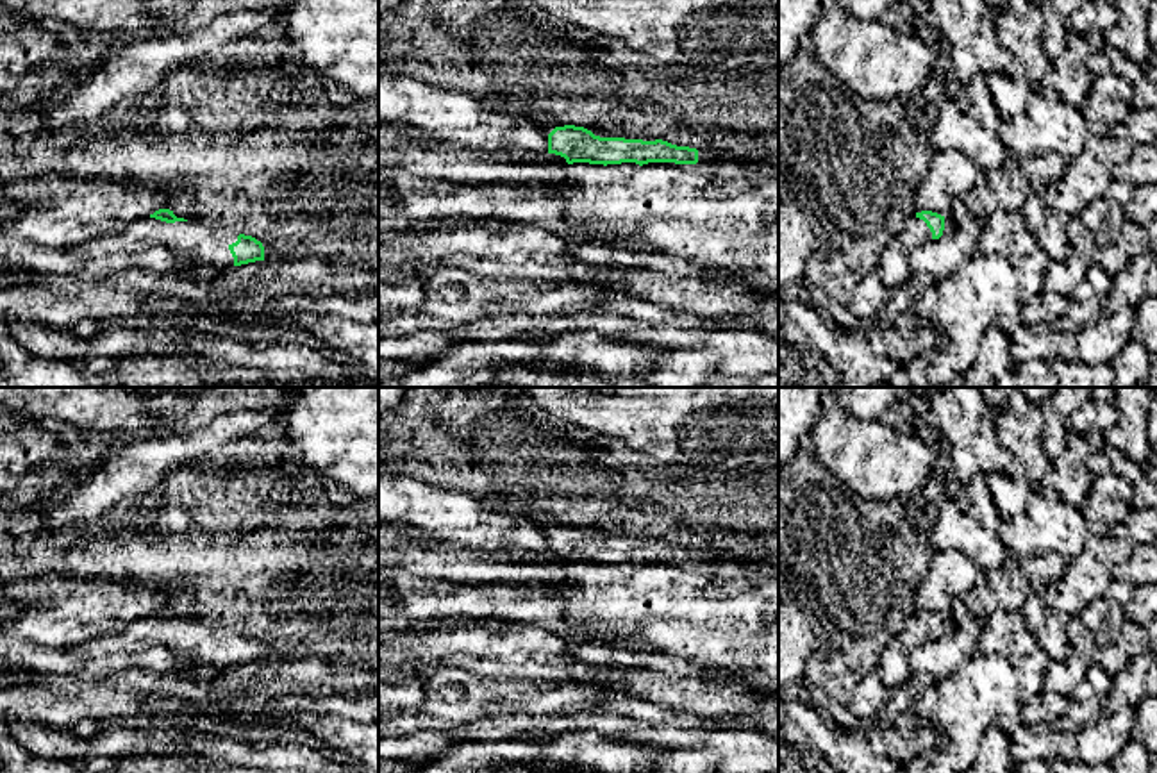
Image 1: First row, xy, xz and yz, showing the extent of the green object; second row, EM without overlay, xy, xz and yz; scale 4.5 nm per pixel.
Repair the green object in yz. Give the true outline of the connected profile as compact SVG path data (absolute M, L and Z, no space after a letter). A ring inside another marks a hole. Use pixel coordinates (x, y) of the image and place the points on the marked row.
M932 211L916 212L916 220L907 221L902 234L884 248L878 261L880 280L889 289L903 287L912 273L911 252L930 239L939 239L943 230L945 216Z

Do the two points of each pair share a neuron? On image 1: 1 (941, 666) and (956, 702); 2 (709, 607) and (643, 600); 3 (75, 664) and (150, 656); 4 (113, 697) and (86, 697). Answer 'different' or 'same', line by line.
1: different
2: same
3: same
4: same

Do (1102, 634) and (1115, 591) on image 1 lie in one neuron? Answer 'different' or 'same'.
same

